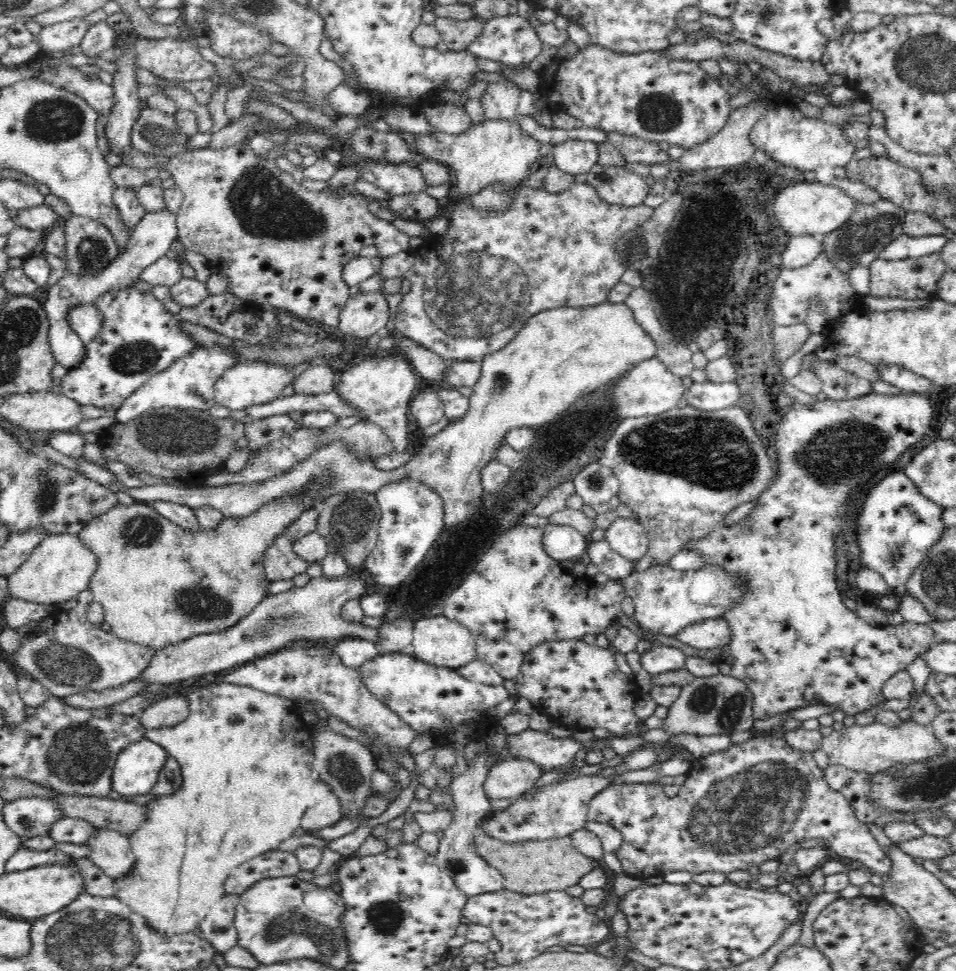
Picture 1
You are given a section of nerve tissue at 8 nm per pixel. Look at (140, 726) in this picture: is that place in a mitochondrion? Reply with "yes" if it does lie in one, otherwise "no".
no

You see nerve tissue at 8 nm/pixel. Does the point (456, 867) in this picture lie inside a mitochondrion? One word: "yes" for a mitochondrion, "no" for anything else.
no

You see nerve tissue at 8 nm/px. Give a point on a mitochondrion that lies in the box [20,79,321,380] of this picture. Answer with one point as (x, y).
(55, 119)

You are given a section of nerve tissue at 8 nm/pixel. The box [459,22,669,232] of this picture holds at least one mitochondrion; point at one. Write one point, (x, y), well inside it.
(601, 177)

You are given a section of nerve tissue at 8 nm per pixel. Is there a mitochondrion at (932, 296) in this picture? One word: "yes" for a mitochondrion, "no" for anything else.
no

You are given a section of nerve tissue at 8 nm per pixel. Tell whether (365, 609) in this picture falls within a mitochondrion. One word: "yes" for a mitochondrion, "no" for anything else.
no

